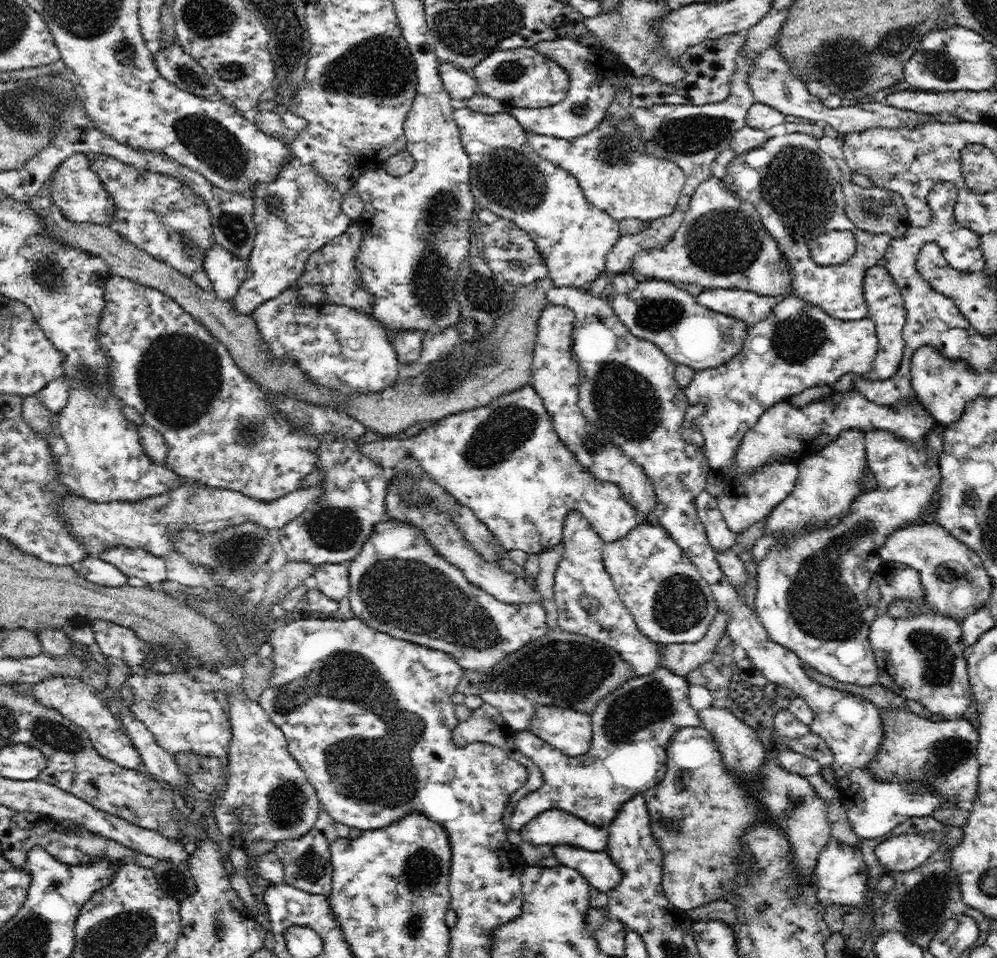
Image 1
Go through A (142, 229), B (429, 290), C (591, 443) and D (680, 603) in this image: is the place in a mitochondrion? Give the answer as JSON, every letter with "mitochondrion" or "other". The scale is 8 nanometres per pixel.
{"A":"other","B":"mitochondrion","C":"mitochondrion","D":"mitochondrion"}

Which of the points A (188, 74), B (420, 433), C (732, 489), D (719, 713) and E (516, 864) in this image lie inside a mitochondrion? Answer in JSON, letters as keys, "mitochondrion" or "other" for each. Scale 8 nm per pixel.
{"A":"mitochondrion","B":"other","C":"other","D":"other","E":"other"}

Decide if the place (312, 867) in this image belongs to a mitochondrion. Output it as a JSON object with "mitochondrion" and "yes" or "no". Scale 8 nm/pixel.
{"mitochondrion":"yes"}

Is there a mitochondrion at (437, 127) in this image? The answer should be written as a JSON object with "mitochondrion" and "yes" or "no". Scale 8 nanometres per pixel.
{"mitochondrion":"no"}

